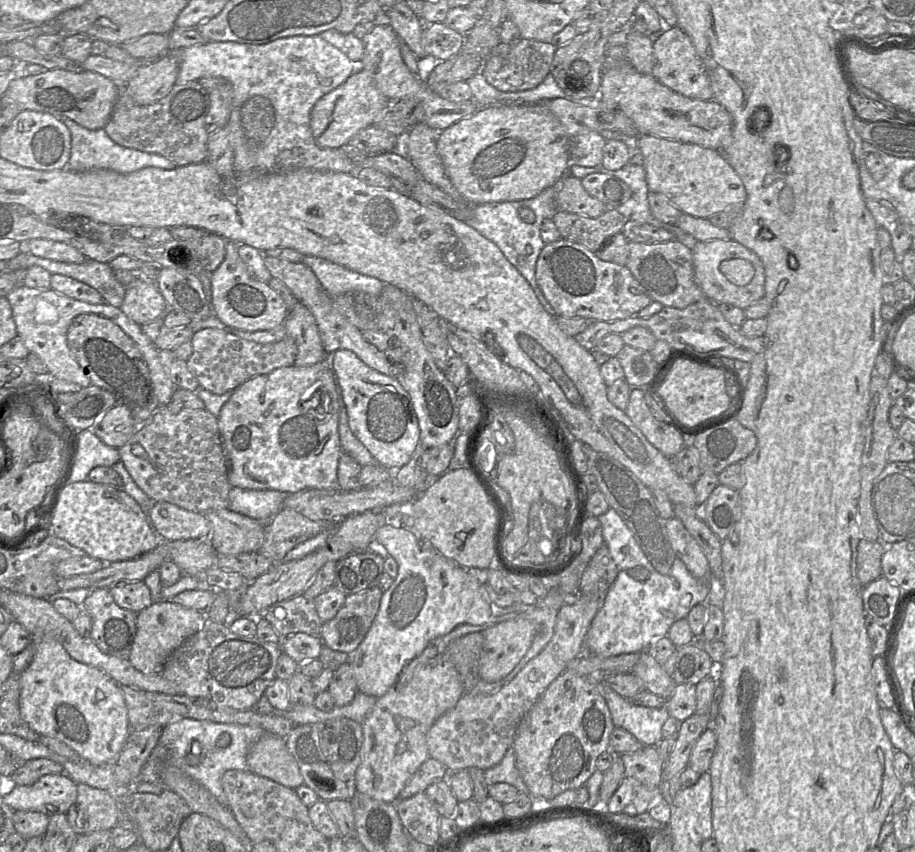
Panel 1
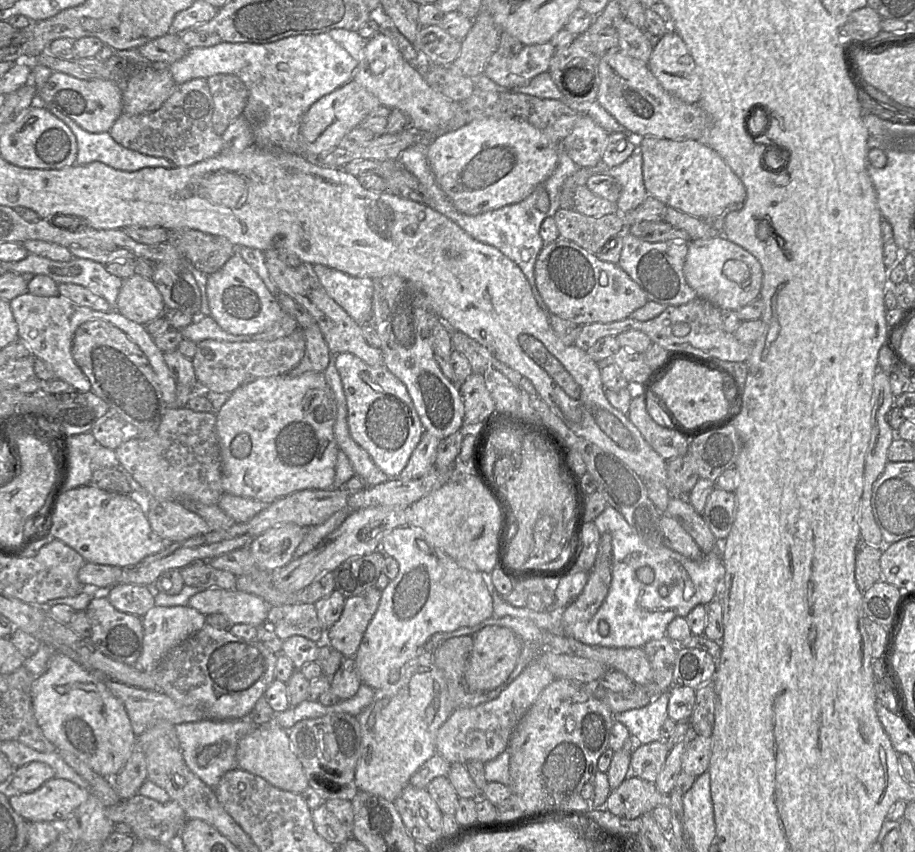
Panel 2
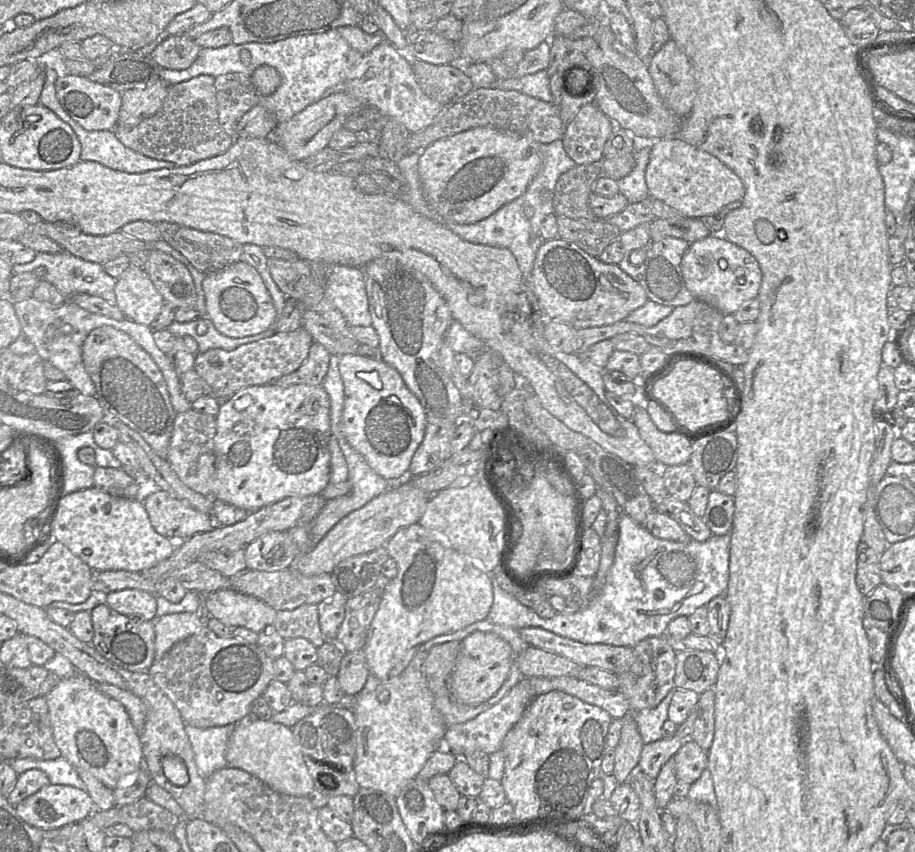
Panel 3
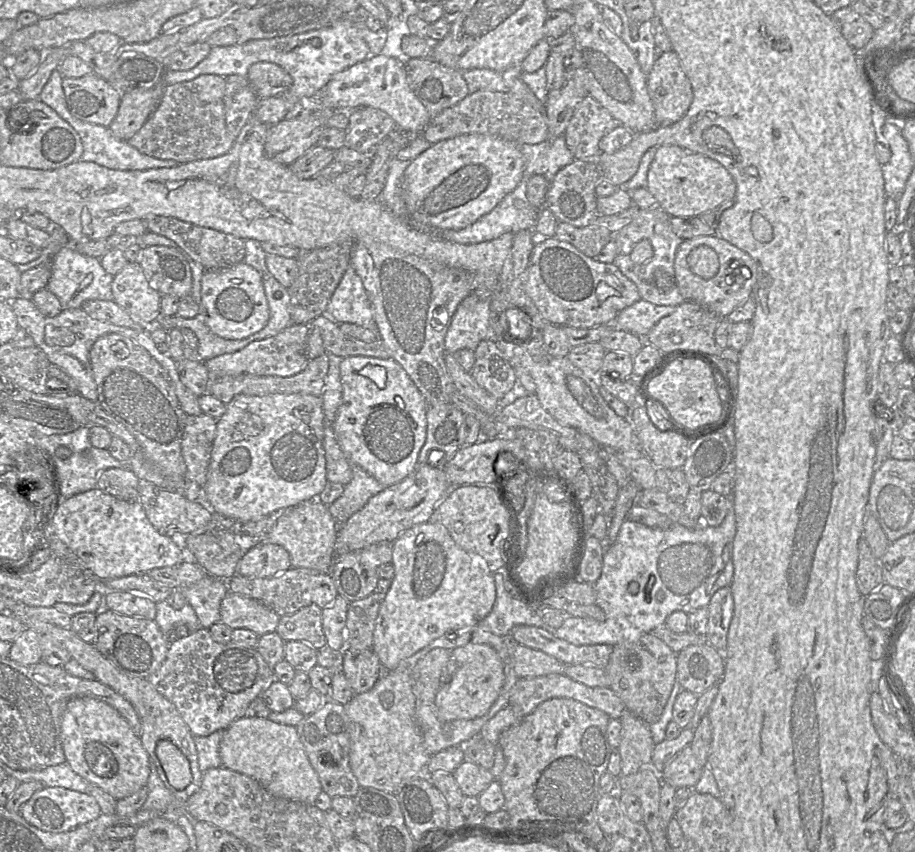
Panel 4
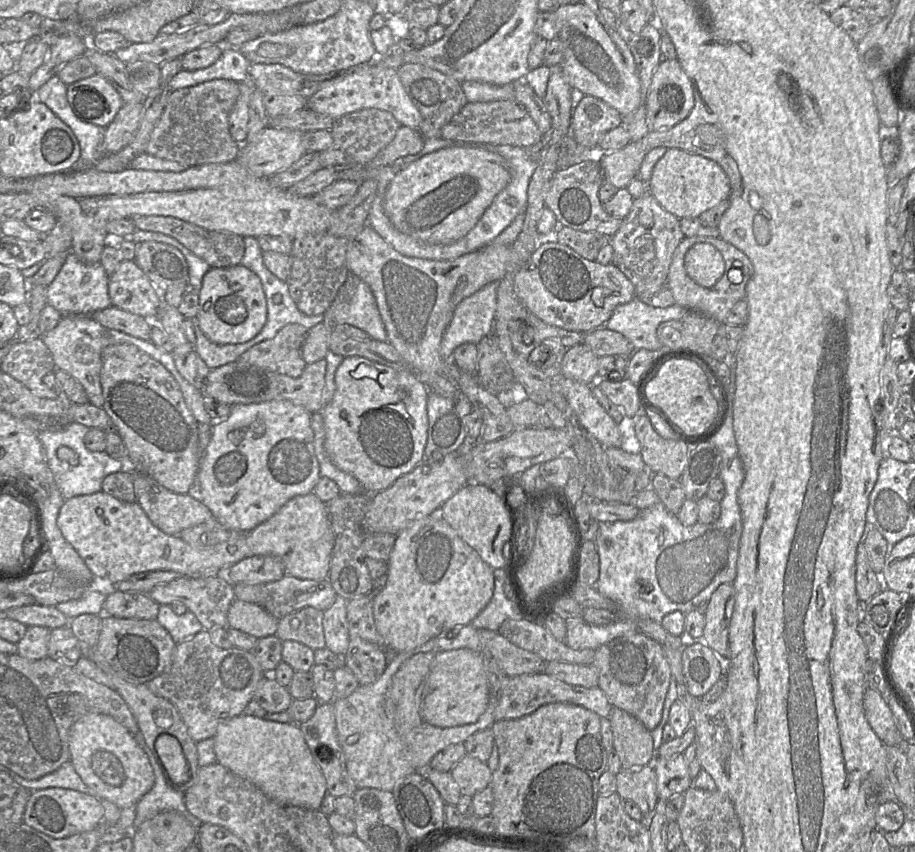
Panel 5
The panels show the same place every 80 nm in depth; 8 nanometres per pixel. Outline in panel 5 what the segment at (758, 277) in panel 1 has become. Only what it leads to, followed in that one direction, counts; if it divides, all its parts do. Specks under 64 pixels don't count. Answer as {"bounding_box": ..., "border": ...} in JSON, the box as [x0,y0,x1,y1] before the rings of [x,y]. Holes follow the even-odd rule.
{"bounding_box":[668,236,753,323],"border":[[[692,236],[684,237],[675,249],[668,271],[668,287],[670,288],[675,303],[688,311],[704,314],[718,323],[725,323],[725,318],[733,306],[746,297],[746,285],[752,276],[753,265],[750,259],[732,244],[720,237]],[[697,243],[709,243],[720,251],[725,262],[725,269],[721,279],[711,288],[697,285],[687,275],[684,267],[684,258],[687,251]]]}

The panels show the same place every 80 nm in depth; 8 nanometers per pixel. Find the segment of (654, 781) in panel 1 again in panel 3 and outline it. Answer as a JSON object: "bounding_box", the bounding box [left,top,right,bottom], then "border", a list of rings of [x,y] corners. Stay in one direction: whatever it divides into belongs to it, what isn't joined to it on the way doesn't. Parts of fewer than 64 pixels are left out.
{"bounding_box":[638,735,684,780],"border":[[[674,735],[671,739],[644,744],[641,750],[638,770],[655,780],[663,765],[672,758],[683,745],[684,740]]]}

